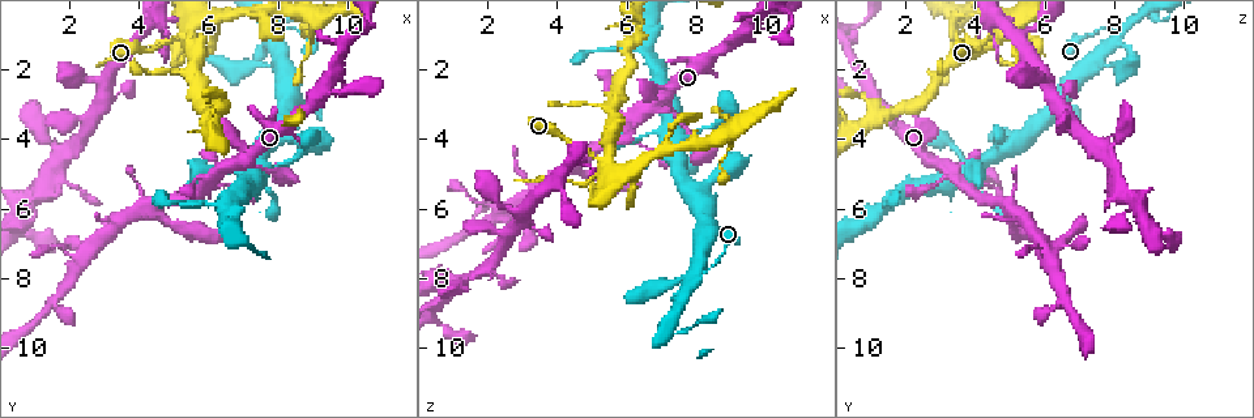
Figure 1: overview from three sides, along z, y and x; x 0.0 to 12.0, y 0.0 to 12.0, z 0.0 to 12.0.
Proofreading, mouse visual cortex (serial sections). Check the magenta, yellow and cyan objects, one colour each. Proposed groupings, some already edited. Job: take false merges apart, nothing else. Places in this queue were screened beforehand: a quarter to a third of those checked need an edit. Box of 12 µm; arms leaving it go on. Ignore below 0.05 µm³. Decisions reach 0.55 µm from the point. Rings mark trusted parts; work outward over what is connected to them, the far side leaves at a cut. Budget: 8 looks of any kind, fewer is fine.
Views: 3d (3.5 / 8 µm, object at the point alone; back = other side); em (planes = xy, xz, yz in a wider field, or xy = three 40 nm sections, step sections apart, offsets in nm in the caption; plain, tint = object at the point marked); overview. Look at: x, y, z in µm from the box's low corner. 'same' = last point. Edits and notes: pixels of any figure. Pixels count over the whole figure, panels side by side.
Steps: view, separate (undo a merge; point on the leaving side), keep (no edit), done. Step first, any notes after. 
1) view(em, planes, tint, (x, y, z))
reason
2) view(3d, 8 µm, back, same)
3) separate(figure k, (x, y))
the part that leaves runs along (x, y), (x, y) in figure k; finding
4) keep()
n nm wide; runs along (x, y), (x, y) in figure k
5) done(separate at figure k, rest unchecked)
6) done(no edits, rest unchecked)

view(3d, 3.5 µm, (5.3, 1.1, 4.7))
four or more arms meet

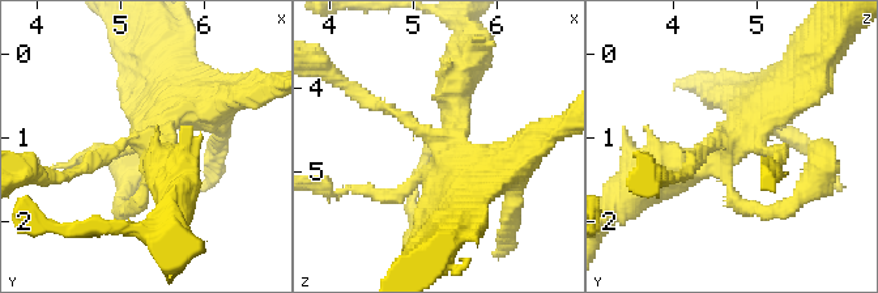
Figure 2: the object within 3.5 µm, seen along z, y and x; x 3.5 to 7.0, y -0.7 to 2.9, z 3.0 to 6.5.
view(em, xy, step 5, tint, (5.30, 1.10, 4.65))
need the tissue

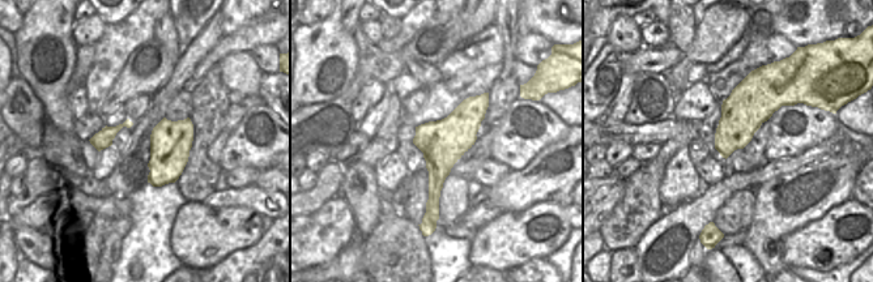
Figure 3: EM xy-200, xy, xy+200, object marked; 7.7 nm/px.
view(em, xy, step 2, tint, same)

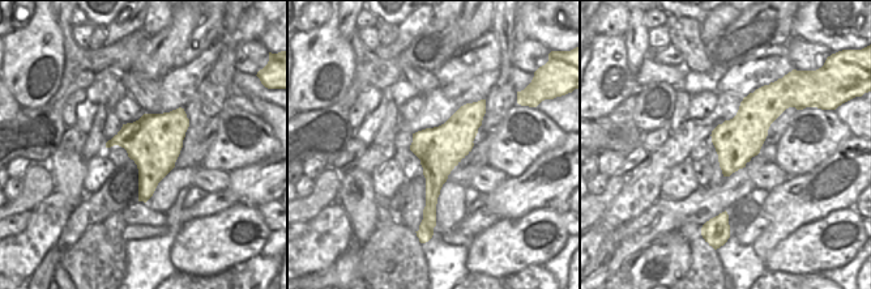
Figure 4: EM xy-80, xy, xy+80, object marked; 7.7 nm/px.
keep()
runs along (371, 100), (495, 173) in figure 2; one cell here

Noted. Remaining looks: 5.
view(3d, 3.5 µm, (7.1, 4.8, 2.8))
abrupt turn

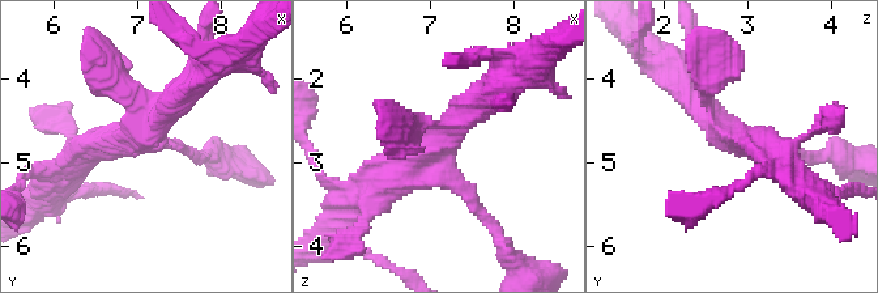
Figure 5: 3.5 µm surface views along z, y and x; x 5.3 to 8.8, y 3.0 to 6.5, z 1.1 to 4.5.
view(em, xy, step 3, tint, (7.05, 4.70, 2.80))
4 arms; arms of 150, 200, 350, 400 nm

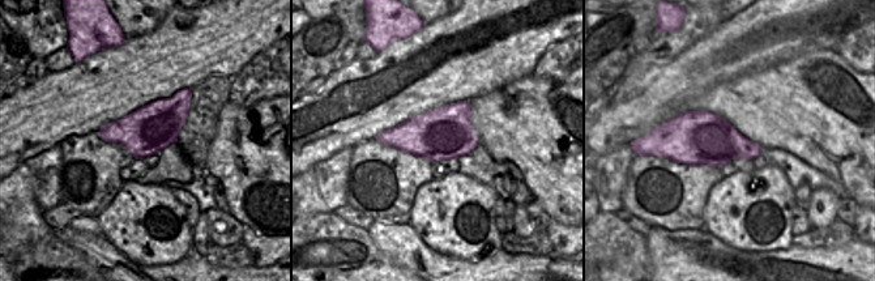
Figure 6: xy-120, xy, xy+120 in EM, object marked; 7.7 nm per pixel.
view(em, xy, step 2, tint, same)

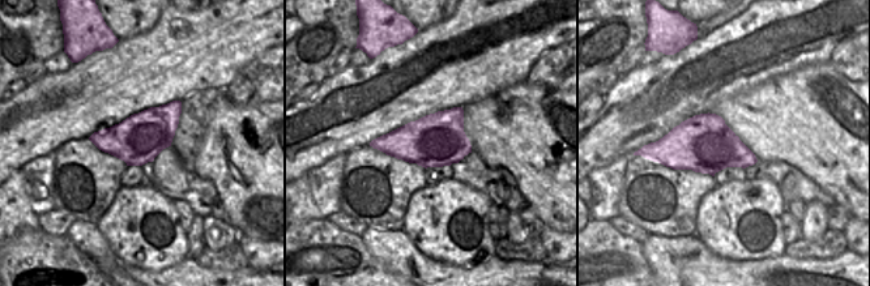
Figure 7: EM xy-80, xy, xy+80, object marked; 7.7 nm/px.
keep()
continuous, no second cell

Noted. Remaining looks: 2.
view(3d, 8 µm, (5.4, 5.4, 2.5))
sudden change in width

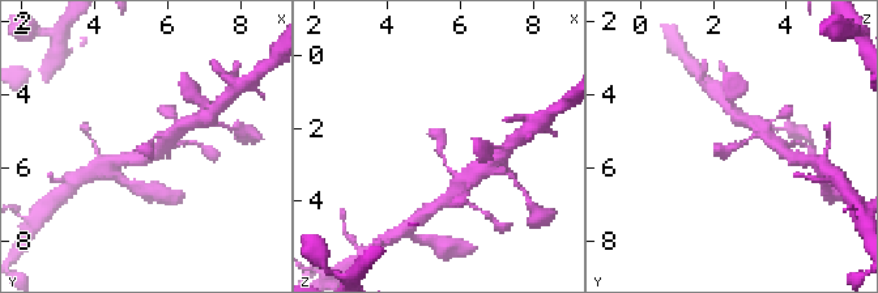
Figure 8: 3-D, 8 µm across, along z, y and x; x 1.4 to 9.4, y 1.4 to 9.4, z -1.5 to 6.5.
view(em, xy, step 5, tint, (5.4, 5.5, 2.5))

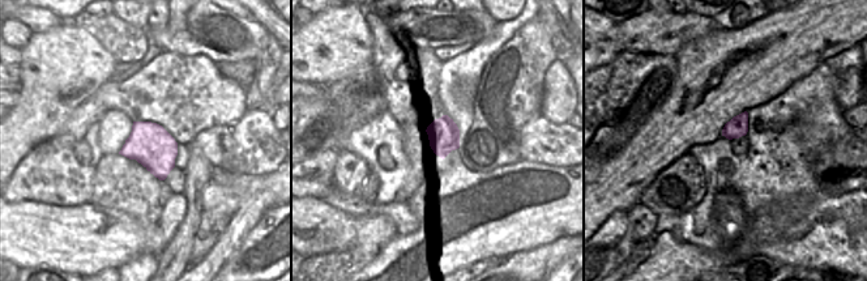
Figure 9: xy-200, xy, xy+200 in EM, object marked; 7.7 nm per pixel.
keep()
runs along (457, 175), (446, 165), (440, 139), (430, 135) in figure 8; one cell here

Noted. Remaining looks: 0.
done(no edits, rest unchecked)

